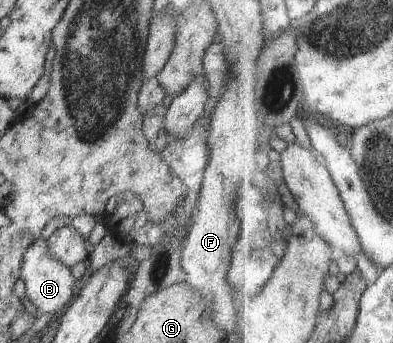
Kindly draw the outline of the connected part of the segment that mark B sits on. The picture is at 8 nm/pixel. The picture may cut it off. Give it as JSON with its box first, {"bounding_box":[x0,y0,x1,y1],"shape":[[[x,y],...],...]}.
{"bounding_box":[20,237,77,317],"shape":[[[43,237],[37,239],[27,249],[23,257],[20,281],[23,287],[22,292],[25,292],[26,298],[36,307],[38,315],[51,317],[61,314],[73,300],[74,286],[76,286],[77,282],[72,276],[71,270],[59,264],[48,253],[48,240],[45,240]]]}

